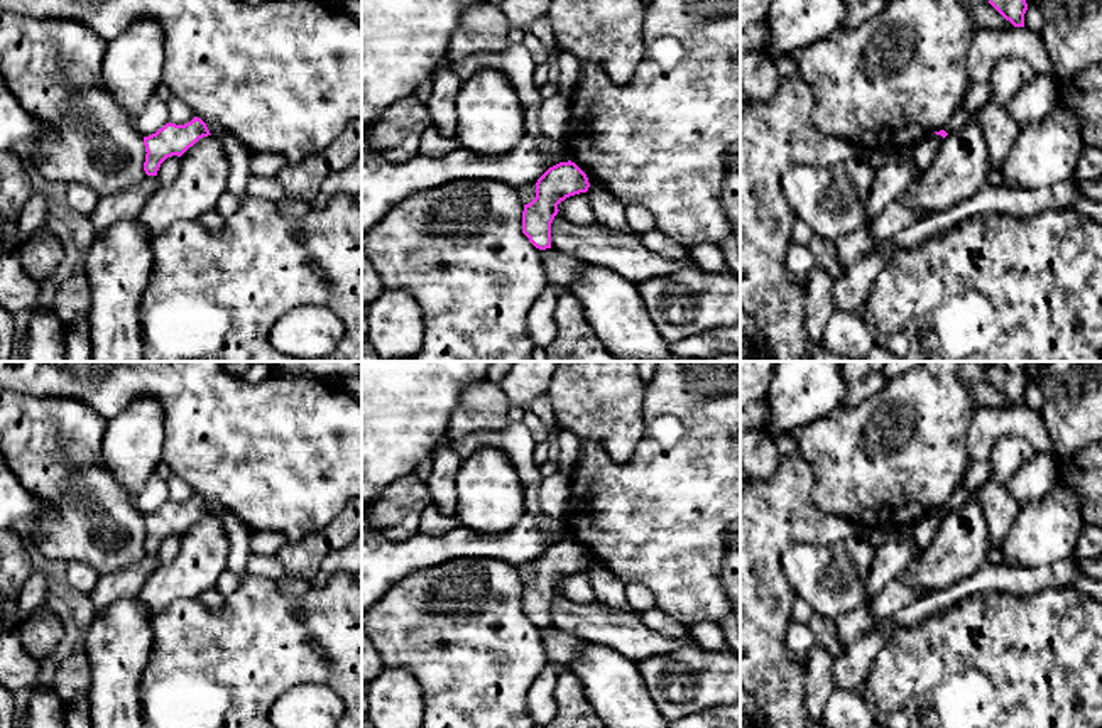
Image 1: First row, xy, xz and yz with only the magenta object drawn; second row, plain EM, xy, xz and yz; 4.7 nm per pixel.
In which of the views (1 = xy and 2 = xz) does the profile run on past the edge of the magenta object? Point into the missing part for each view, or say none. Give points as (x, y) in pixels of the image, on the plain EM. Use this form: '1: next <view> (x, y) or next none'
1: next none
2: next none

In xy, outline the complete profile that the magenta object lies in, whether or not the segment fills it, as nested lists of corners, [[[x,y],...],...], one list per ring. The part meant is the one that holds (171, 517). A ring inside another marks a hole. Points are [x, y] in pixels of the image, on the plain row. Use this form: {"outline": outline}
{"outline": [[[194,495],[184,503],[166,502],[155,512],[144,515],[147,554],[157,554],[161,542],[172,534],[181,535],[199,517],[211,513],[206,502]]]}

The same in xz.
{"outline": [[[571,539],[549,546],[537,557],[536,576],[522,589],[522,611],[536,627],[551,627],[551,601],[559,589],[558,583],[588,566],[586,552]]]}

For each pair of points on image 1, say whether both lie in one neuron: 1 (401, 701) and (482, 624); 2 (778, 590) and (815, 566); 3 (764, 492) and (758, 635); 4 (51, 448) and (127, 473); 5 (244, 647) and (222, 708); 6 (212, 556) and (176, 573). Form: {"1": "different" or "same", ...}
{"1": "different", "2": "different", "3": "same", "4": "different", "5": "same", "6": "same"}

